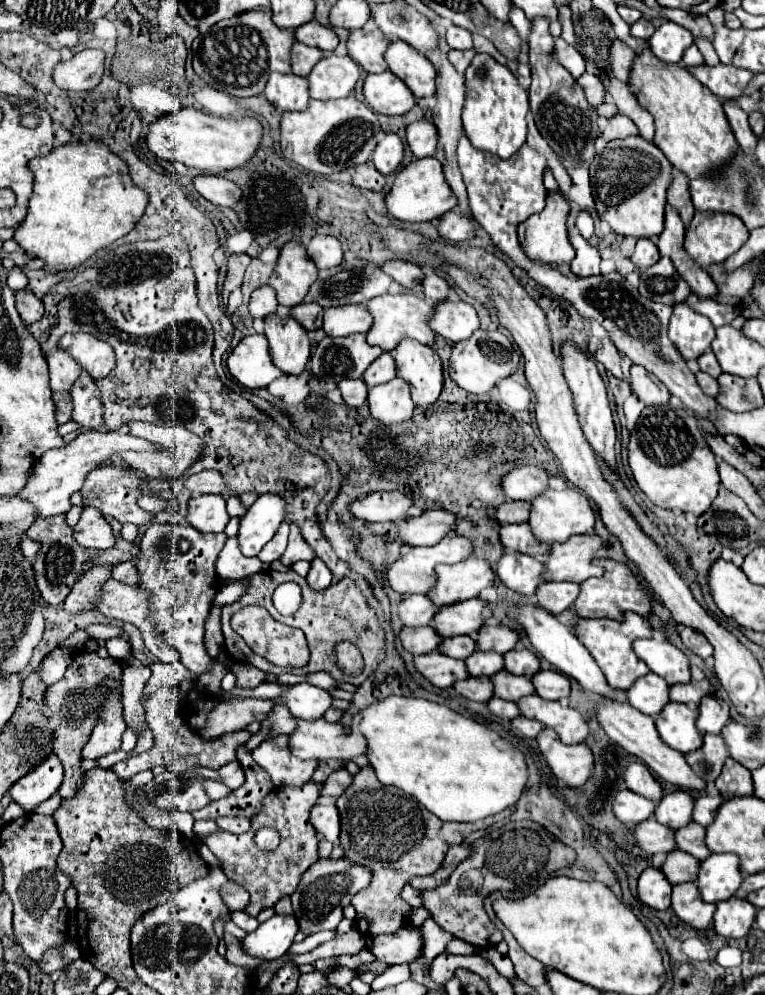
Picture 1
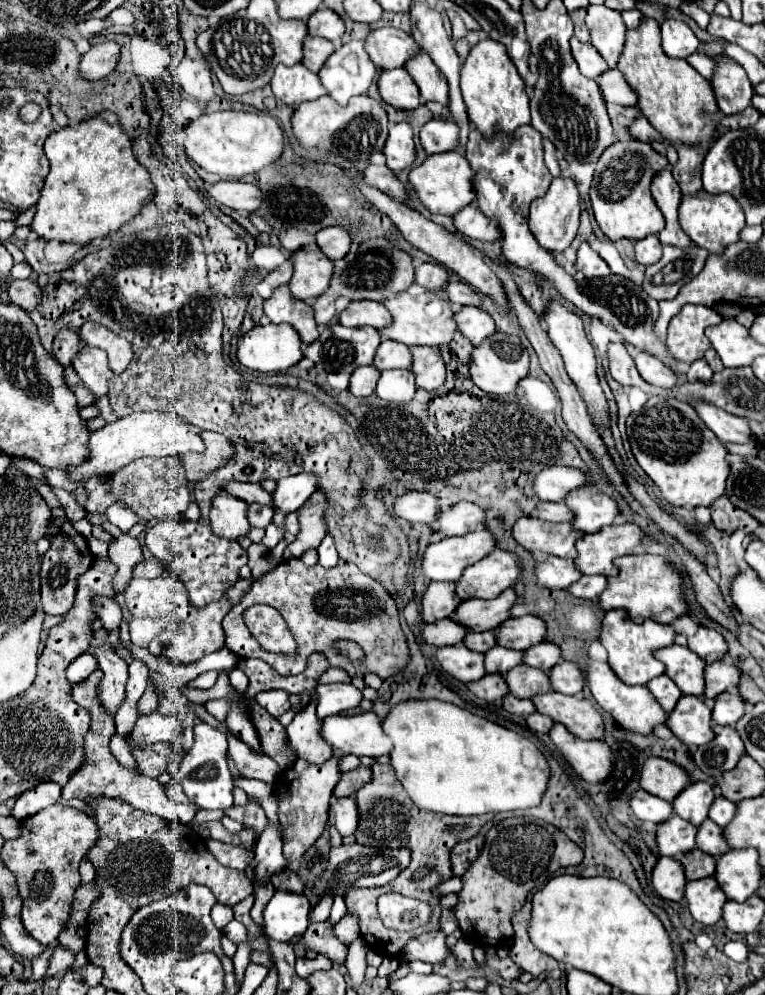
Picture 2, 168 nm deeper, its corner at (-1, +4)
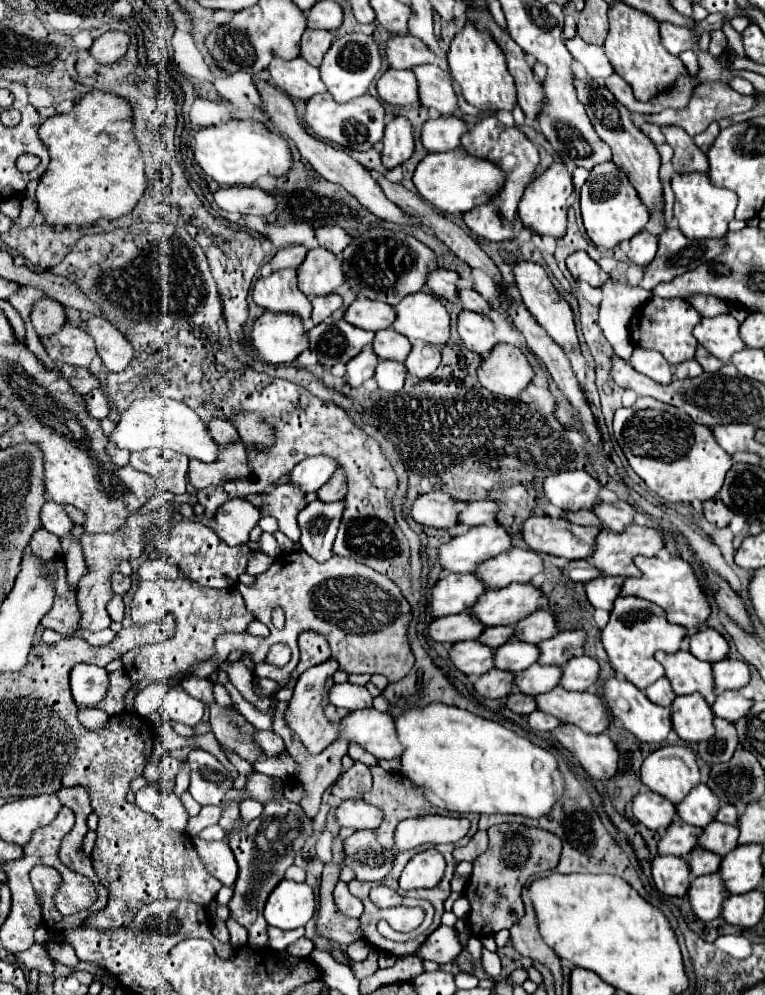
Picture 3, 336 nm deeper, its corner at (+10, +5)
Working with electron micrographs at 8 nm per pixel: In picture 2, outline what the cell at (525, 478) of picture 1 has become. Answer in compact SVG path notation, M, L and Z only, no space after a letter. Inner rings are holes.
M547 467L535 477L535 493L541 501L563 501L575 489L587 487L587 475L575 467Z

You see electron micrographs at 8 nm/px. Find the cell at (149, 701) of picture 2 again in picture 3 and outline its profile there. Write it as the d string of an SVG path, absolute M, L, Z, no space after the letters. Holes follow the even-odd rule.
M186 578L176 580L154 580L140 582L138 590L132 596L130 612L134 622L150 622L158 620L164 614L172 612L176 618L176 636L164 640L162 644L146 644L136 646L122 656L124 670L132 680L132 688L125 696L125 709L135 712L134 699L137 694L136 686L142 680L148 682L166 682L178 672L186 670L190 664L208 660L214 654L214 640L222 632L244 632L254 618L252 612L246 610L244 600L236 588L202 588Z

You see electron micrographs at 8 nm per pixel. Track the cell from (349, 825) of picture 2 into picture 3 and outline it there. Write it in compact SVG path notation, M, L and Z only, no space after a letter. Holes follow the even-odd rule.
M352 798L340 802L340 806L336 808L336 820L342 828L354 828L354 830L378 828L382 822L382 812L366 804L364 800Z

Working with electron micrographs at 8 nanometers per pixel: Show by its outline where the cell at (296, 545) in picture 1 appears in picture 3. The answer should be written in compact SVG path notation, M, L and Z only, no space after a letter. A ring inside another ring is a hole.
M336 470L336 474L332 474L332 478L318 490L318 500L322 502L336 502L342 500L346 494L346 478L344 478L344 470Z

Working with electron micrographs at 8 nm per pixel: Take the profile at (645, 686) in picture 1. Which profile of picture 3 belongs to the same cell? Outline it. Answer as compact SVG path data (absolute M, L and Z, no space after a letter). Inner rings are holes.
M658 678L658 682L654 682L654 684L650 684L646 690L646 696L648 696L648 700L650 702L654 702L654 704L658 704L658 706L670 706L672 704L672 700L676 698L674 696L674 692L672 692L672 688L670 688L670 682L668 682L668 678Z

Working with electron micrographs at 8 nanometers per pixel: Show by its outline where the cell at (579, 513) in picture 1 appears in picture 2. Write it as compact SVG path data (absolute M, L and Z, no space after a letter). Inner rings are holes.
M577 489L565 497L565 503L575 511L573 527L585 533L597 533L603 527L613 525L619 515L619 505L607 495L595 495L589 489Z

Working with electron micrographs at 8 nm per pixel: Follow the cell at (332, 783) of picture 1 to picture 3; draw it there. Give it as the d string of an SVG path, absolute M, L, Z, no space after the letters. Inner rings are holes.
M354 762L354 766L346 770L332 786L332 794L338 796L340 800L348 800L348 798L360 798L364 792L368 792L368 788L372 788L370 768L362 762Z

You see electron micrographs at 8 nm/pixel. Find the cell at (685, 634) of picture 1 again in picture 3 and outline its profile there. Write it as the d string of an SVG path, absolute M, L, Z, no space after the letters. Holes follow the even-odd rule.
M704 628L698 634L690 636L690 652L696 658L706 660L710 664L726 658L728 650L730 650L728 640L720 632L716 632L712 628Z

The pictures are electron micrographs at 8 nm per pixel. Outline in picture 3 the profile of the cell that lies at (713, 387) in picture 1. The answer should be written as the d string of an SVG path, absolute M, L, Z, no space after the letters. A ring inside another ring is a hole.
M686 360L686 362L682 362L682 364L678 364L678 366L674 366L674 376L676 378L694 378L694 376L700 376L704 370L702 370L702 366L696 362L696 360Z

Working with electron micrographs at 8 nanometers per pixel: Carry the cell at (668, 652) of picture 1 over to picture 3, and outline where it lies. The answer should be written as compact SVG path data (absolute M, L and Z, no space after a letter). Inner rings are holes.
M682 650L674 654L656 652L656 660L664 666L666 678L670 680L672 690L676 694L700 692L708 704L714 702L712 666L708 662L702 662L690 652L682 652Z

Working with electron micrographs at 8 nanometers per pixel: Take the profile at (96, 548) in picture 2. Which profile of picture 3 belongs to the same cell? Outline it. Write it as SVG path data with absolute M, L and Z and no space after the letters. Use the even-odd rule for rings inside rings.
M116 572L116 574L110 578L110 582L112 582L112 590L114 590L116 594L126 594L128 588L130 588L130 578L126 578L126 576L120 574L120 572Z

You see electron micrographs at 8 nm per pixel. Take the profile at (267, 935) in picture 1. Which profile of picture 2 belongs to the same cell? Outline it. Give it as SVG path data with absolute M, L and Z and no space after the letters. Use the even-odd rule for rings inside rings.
M275 891L265 907L265 933L275 941L289 941L309 927L311 903L303 893Z

